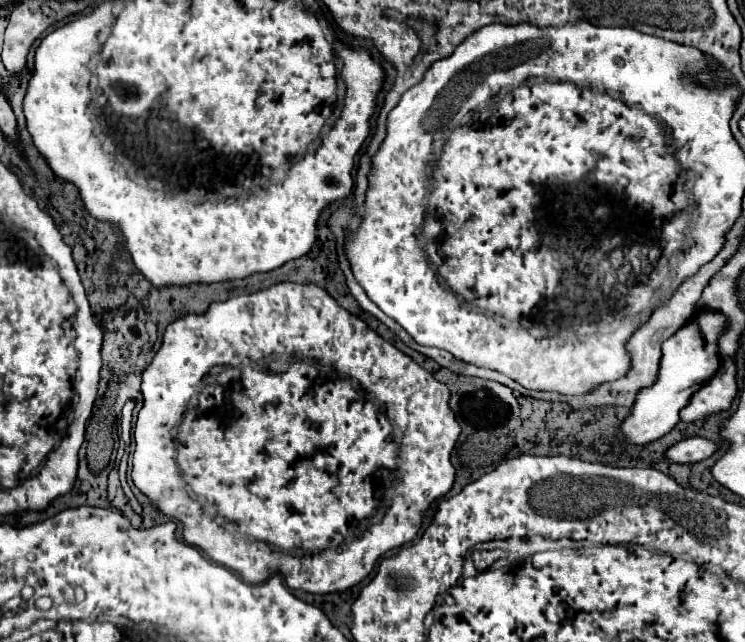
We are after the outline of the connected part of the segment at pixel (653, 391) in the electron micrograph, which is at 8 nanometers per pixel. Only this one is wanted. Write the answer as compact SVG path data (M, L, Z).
M705 310L697 314L689 324L685 324L677 334L663 342L663 358L655 386L643 388L637 394L637 402L631 408L631 416L621 424L621 430L629 442L647 444L659 440L679 422L679 412L685 408L691 396L717 372L719 336L725 334L727 328L727 316L723 316L721 312Z

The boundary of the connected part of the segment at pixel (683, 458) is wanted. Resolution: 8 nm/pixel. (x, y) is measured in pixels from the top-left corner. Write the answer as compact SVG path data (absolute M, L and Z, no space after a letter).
M687 438L687 440L681 440L679 444L671 446L667 450L667 458L671 462L679 462L679 464L695 464L695 462L701 462L709 456L713 456L715 452L719 450L719 446L707 438Z

